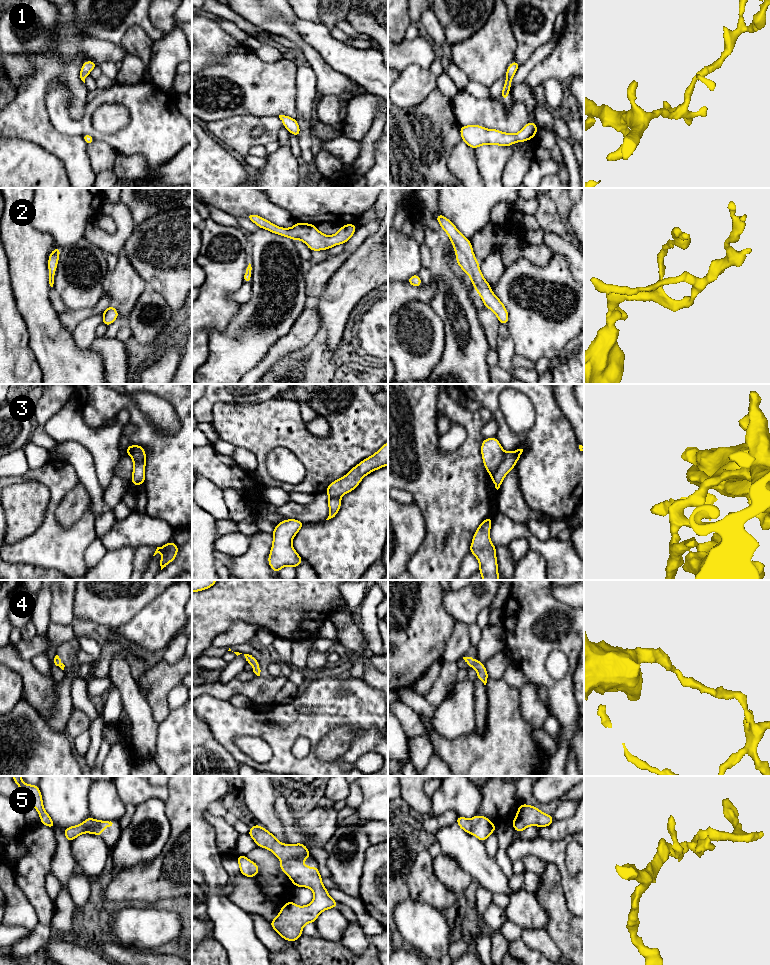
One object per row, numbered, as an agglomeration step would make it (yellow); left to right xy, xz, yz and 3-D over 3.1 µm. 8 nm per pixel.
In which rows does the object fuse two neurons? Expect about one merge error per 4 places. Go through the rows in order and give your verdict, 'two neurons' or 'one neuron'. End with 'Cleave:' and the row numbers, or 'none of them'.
1: one neuron
2: one neuron
3: two neurons
4: one neuron
5: one neuron
Cleave: 3

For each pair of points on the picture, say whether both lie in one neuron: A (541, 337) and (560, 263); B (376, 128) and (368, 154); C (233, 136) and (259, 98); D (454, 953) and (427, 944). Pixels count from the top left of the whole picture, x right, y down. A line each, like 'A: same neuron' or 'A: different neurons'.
A: same neuron
B: same neuron
C: different neurons
D: different neurons

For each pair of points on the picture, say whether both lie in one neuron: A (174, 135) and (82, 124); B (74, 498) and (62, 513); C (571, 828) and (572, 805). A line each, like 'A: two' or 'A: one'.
A: one
B: one
C: two

